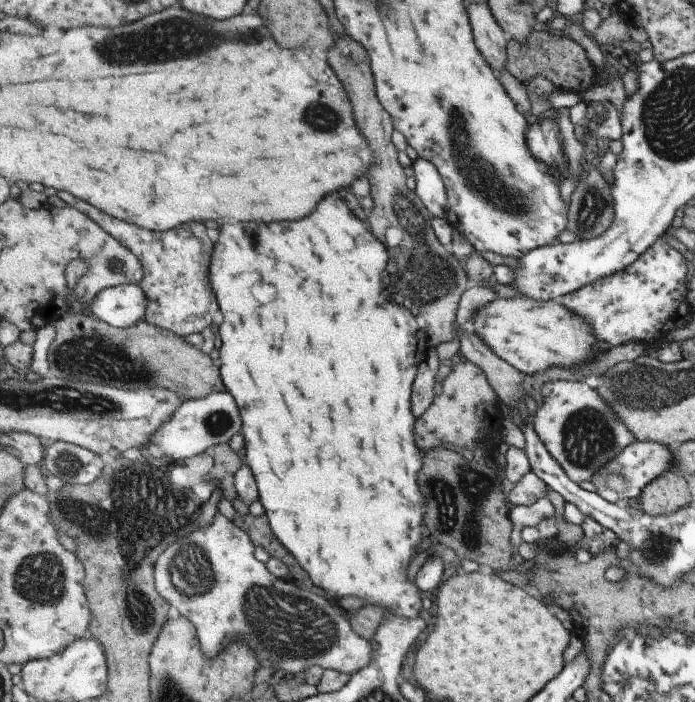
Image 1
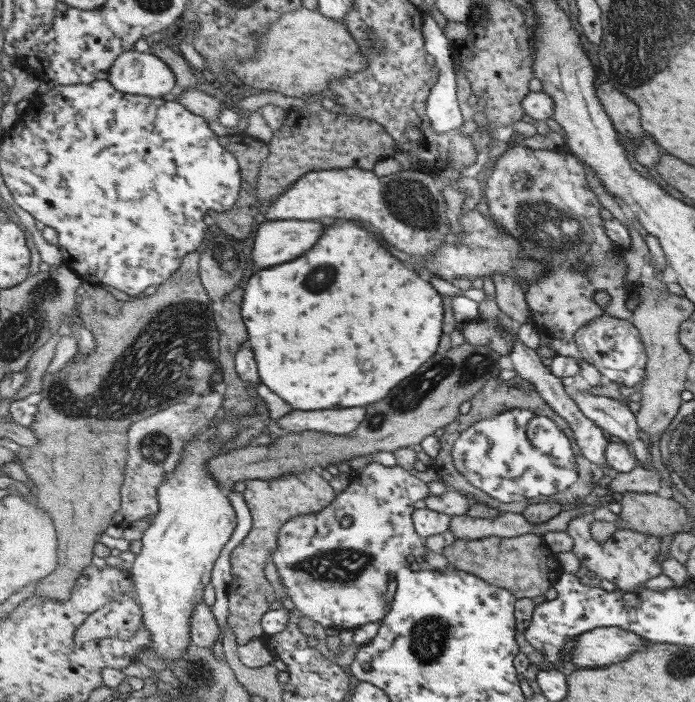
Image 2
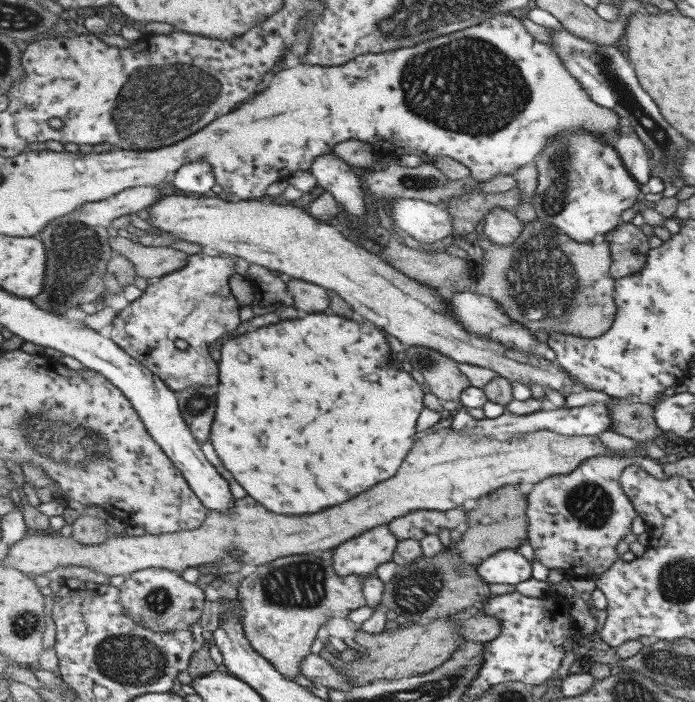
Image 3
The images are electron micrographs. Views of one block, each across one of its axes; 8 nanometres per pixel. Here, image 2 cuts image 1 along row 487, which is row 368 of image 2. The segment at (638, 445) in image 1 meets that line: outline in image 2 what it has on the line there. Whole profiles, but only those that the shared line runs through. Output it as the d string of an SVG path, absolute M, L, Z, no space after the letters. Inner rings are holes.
M609 315L595 317L577 331L575 341L578 350L582 353L582 358L594 365L610 381L629 388L637 387L637 384L645 382L645 378L647 378L647 349L639 329L632 320Z

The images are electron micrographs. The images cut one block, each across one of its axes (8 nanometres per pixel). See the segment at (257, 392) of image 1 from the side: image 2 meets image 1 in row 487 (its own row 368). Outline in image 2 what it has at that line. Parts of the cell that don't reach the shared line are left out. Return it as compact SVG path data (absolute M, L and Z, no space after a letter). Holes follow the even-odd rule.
M343 220L341 224L335 224L337 228L329 228L329 234L321 238L321 242L309 250L309 254L303 254L301 258L293 262L285 262L281 266L273 266L271 270L257 272L247 288L245 288L245 302L243 302L242 316L249 330L251 348L255 352L261 380L275 394L279 394L283 400L287 400L291 408L299 410L327 410L327 408L353 408L353 406L367 406L371 402L383 400L395 386L399 386L405 378L415 374L439 348L441 336L443 336L443 296L425 280L419 278L417 272L409 270L401 260L391 256L377 238L361 226L361 221L349 222Z

